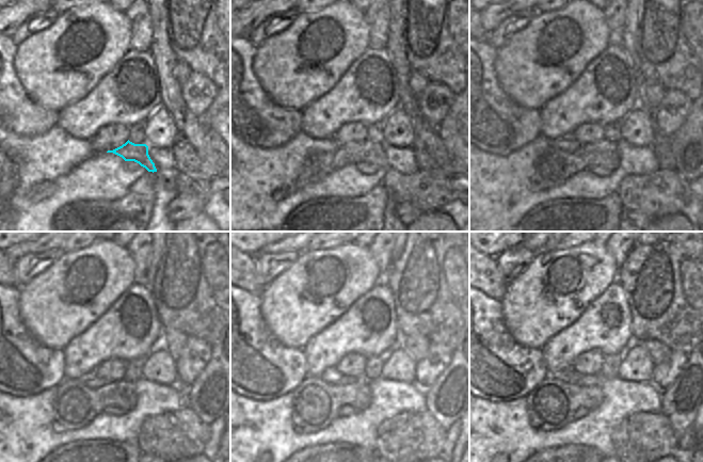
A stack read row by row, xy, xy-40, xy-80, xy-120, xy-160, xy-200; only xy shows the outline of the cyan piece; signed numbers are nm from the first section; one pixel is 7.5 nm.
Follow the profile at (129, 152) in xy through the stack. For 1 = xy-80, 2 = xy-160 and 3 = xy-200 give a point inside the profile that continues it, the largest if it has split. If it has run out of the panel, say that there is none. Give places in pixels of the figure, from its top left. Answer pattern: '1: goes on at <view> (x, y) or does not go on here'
1: goes on at xy-80 (554, 165)
2: goes on at xy-160 (316, 403)
3: goes on at xy-200 (552, 404)

